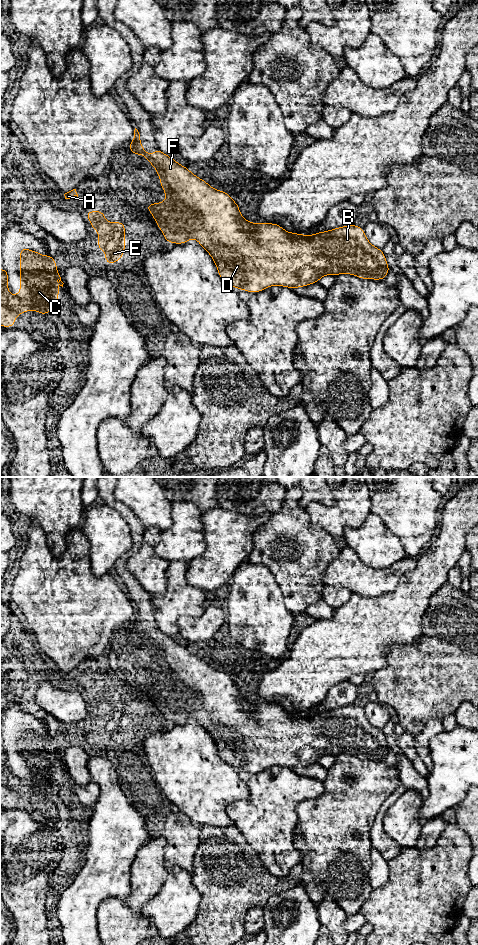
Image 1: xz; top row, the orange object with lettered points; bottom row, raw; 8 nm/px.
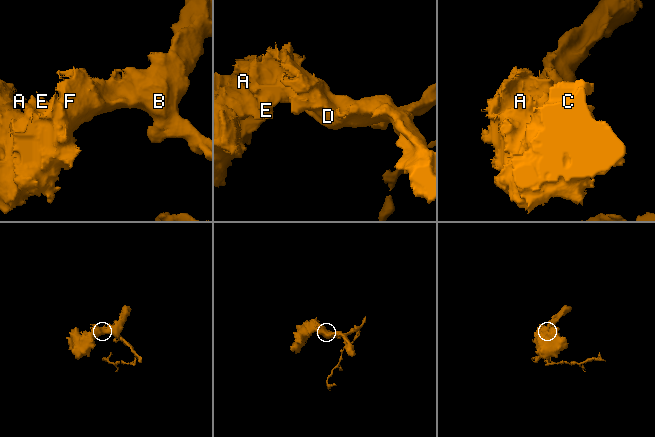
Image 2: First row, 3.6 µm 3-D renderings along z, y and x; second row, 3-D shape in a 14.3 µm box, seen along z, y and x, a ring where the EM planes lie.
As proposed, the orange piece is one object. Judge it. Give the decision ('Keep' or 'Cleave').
Keep

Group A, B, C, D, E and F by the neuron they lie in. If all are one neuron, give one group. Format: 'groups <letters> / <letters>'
groups A B C D E F

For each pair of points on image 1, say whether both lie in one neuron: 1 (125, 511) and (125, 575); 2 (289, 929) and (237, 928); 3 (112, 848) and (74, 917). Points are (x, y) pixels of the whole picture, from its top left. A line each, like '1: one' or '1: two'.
1: one
2: two
3: one

